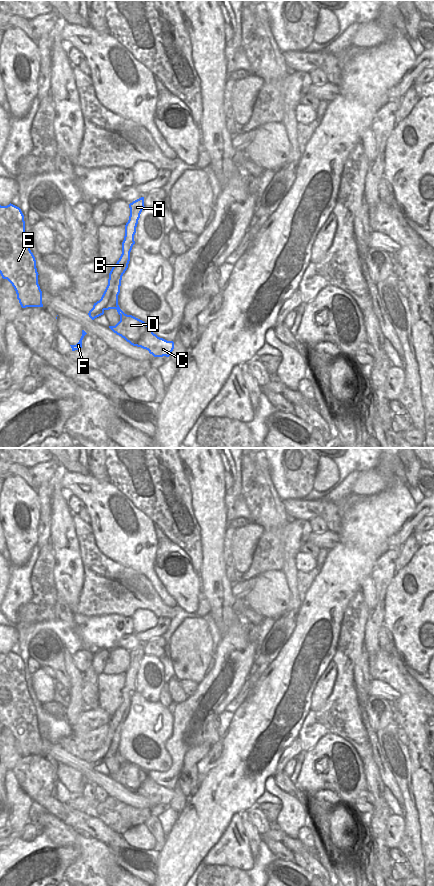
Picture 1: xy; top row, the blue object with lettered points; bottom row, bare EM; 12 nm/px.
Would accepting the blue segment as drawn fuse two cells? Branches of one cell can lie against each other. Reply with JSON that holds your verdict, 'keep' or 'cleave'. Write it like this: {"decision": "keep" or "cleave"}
{"decision": "cleave"}

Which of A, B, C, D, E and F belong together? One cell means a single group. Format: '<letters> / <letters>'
A B F / C D E

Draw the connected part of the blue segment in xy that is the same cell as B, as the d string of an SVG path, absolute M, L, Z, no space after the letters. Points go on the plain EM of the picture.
M141 645L129 652L130 664L125 673L122 702L109 721L108 733L101 747L94 751L93 756L88 761L92 768L103 763L104 759L115 753L118 748L122 724L128 716L130 700L135 692L134 683L136 681L136 675L144 655L144 645Z

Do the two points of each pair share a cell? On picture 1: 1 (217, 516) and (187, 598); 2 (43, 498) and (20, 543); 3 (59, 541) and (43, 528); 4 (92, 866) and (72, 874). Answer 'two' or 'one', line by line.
1: two
2: two
3: two
4: one

